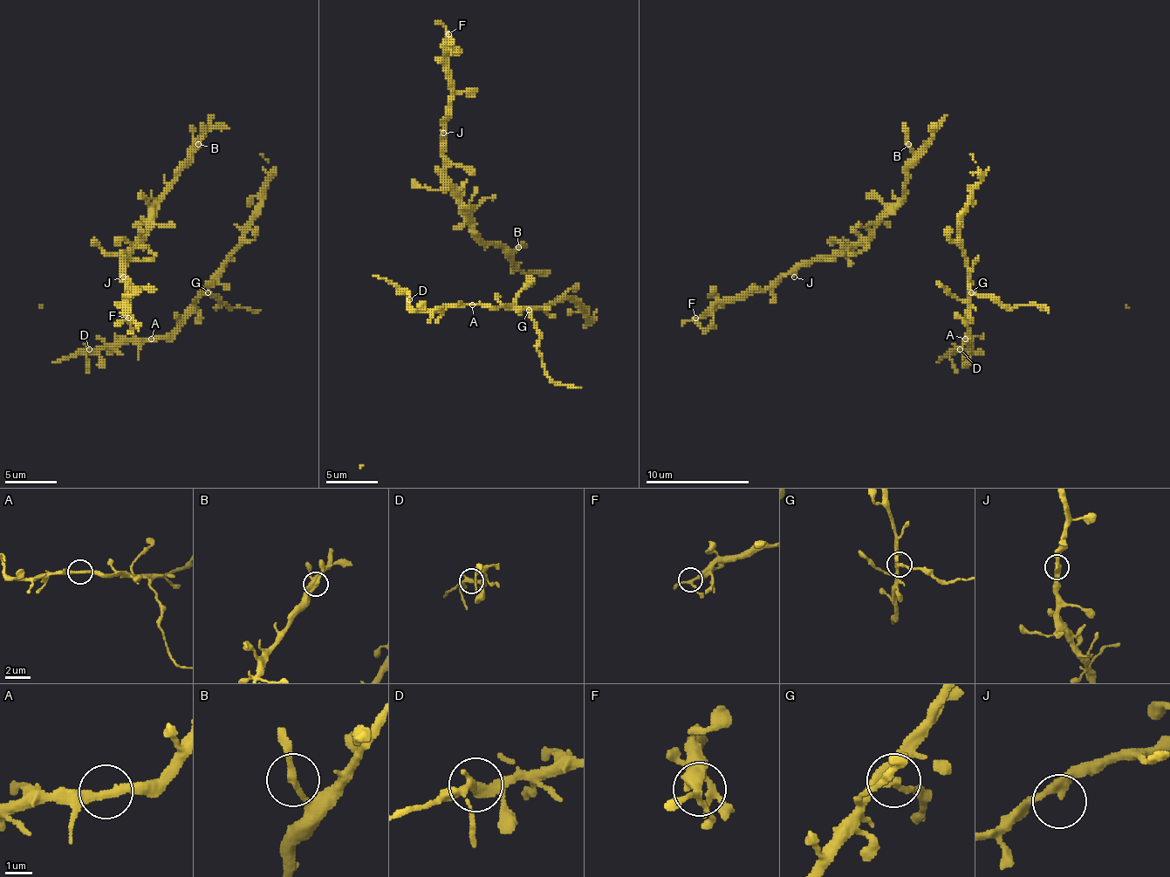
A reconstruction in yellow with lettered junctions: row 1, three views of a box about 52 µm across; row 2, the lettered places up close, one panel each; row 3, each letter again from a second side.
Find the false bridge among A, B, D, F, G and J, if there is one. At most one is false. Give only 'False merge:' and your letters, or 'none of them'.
False merge: G

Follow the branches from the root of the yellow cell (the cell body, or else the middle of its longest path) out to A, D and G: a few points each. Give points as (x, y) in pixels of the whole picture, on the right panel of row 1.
A: (973, 160), (981, 181), (973, 190), (973, 198), (960, 224), (960, 248), (968, 266), (968, 331), (965, 339)
D: (973, 160), (981, 181), (960, 224), (960, 248), (968, 266), (965, 339), (970, 349), (960, 349)
G: (973, 160), (981, 181), (973, 190), (973, 198), (960, 224), (960, 248), (968, 266), (968, 290), (970, 292)

